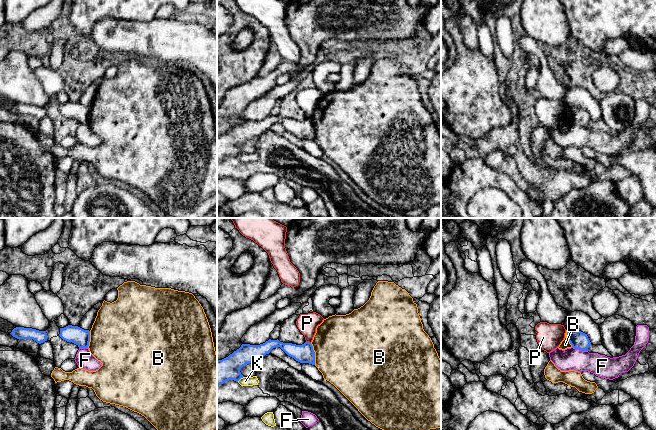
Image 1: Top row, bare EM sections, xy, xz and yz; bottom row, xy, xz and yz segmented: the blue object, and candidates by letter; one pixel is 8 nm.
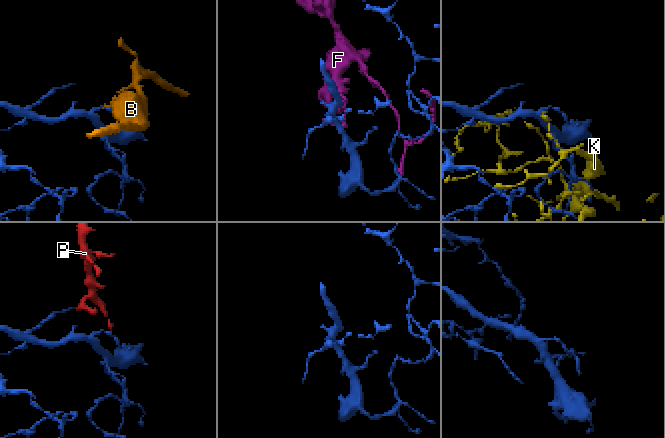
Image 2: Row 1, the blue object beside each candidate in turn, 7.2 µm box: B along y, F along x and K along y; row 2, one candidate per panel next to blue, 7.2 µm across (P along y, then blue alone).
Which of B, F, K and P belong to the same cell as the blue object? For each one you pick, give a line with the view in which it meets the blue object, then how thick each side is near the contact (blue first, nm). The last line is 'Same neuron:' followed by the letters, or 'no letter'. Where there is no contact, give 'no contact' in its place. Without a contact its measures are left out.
Same neuron: no letter

